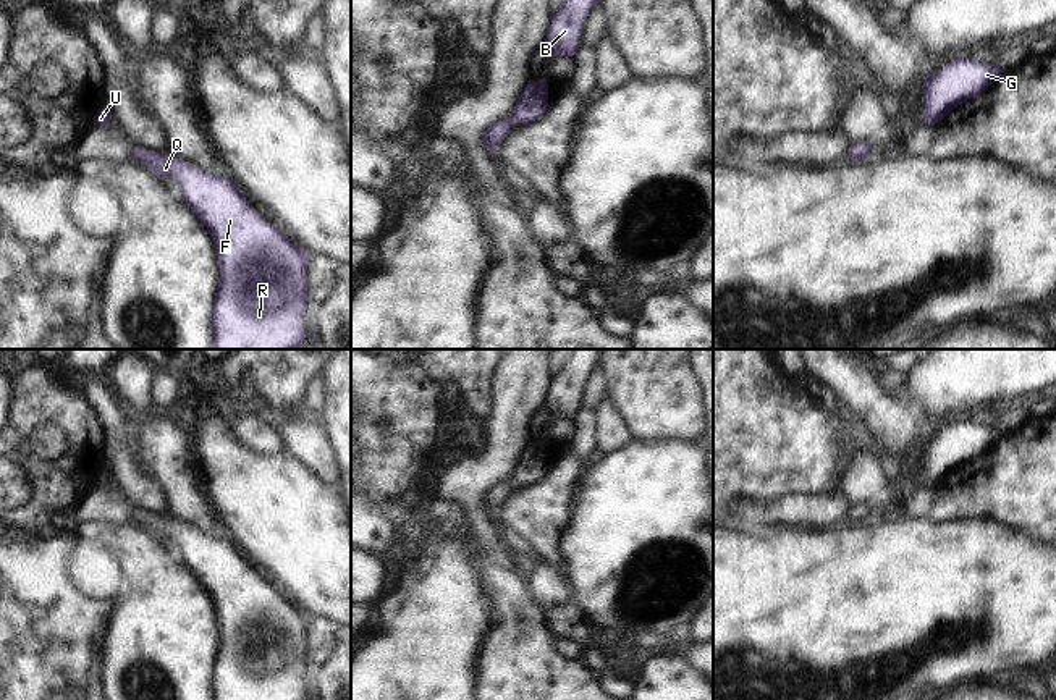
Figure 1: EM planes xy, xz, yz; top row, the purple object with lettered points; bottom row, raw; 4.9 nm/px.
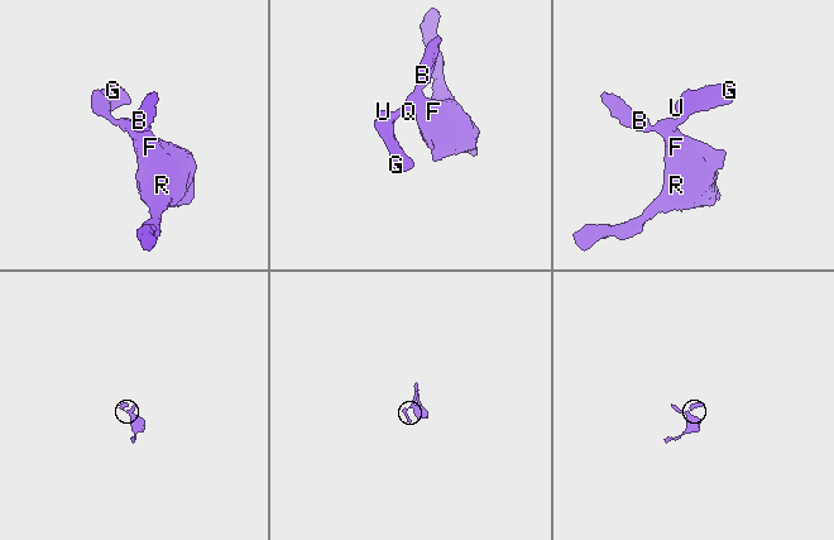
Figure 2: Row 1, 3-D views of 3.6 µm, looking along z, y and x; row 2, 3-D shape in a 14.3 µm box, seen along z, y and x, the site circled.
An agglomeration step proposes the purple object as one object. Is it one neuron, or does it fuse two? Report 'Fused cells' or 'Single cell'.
Single cell

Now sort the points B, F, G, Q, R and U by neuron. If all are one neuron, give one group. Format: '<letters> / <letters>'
B F G Q R U

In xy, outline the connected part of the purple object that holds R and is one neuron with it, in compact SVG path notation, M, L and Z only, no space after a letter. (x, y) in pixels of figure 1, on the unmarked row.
M133 509L133 519L150 530L160 542L173 540L181 550L183 563L205 587L217 618L218 647L212 669L212 700L306 700L302 682L307 671L307 622L306 611L293 605L267 584L247 563L234 543L217 538L197 527L186 525L165 512L154 514Z

